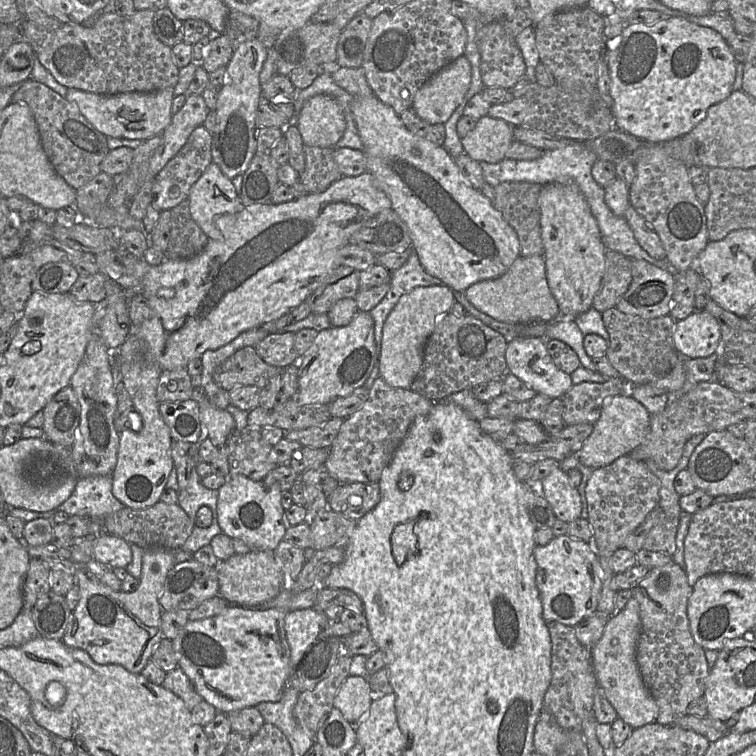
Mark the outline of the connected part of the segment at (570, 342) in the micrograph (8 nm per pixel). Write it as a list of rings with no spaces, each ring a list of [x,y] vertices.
[[[551,321],[549,322],[543,340],[559,340],[568,345],[577,354],[582,367],[597,372],[591,358],[586,354],[583,347],[584,335],[574,321]]]

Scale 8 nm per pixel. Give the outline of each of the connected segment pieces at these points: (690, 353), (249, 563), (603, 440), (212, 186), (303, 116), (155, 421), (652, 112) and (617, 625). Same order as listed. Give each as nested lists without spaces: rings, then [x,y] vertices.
[[[696,310],[685,319],[676,321],[673,342],[683,358],[708,357],[721,349],[720,325],[707,311]]]
[[[252,550],[246,554],[234,554],[225,561],[220,561],[215,566],[219,577],[219,595],[222,596],[230,605],[240,607],[256,607],[263,605],[275,598],[284,588],[284,574],[274,556],[274,551]]]
[[[629,388],[620,395],[603,402],[599,419],[593,425],[593,431],[582,448],[573,453],[581,464],[590,468],[606,466],[617,458],[629,455],[647,437],[650,429],[651,415],[643,404],[629,394]]]
[[[214,162],[192,185],[187,199],[192,218],[206,236],[214,240],[221,239],[221,232],[215,224],[216,218],[243,208],[232,179],[225,176]]]
[[[327,94],[308,99],[291,123],[296,124],[307,146],[334,147],[346,129],[337,100]]]
[[[129,334],[118,348],[117,357],[121,381],[133,402],[133,411],[141,416],[142,428],[134,432],[126,427],[119,434],[117,463],[111,475],[112,493],[123,505],[132,509],[144,509],[160,501],[174,467],[171,433],[161,417],[156,398],[156,387],[162,370],[146,360],[144,342],[133,334]]]
[[[663,17],[652,23],[627,23],[618,49],[608,62],[613,127],[643,143],[663,143],[689,133],[701,122],[710,106],[729,97],[736,76],[736,60],[717,31],[683,17]]]
[[[632,596],[620,612],[610,615],[600,640],[591,650],[598,686],[604,689],[618,717],[634,729],[656,722],[658,716],[657,703],[644,684],[636,661],[636,649],[641,631],[639,611],[639,604]]]

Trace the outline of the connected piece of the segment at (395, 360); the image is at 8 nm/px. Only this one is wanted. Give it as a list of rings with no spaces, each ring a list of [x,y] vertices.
[[[446,285],[415,287],[401,296],[384,322],[378,359],[379,376],[389,386],[410,389],[421,369],[428,338],[438,320],[450,312],[455,301],[452,290]]]

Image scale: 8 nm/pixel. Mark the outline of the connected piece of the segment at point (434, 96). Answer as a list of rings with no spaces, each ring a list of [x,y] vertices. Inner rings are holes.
[[[461,55],[433,75],[415,94],[412,109],[430,124],[444,124],[471,83],[471,65]]]

